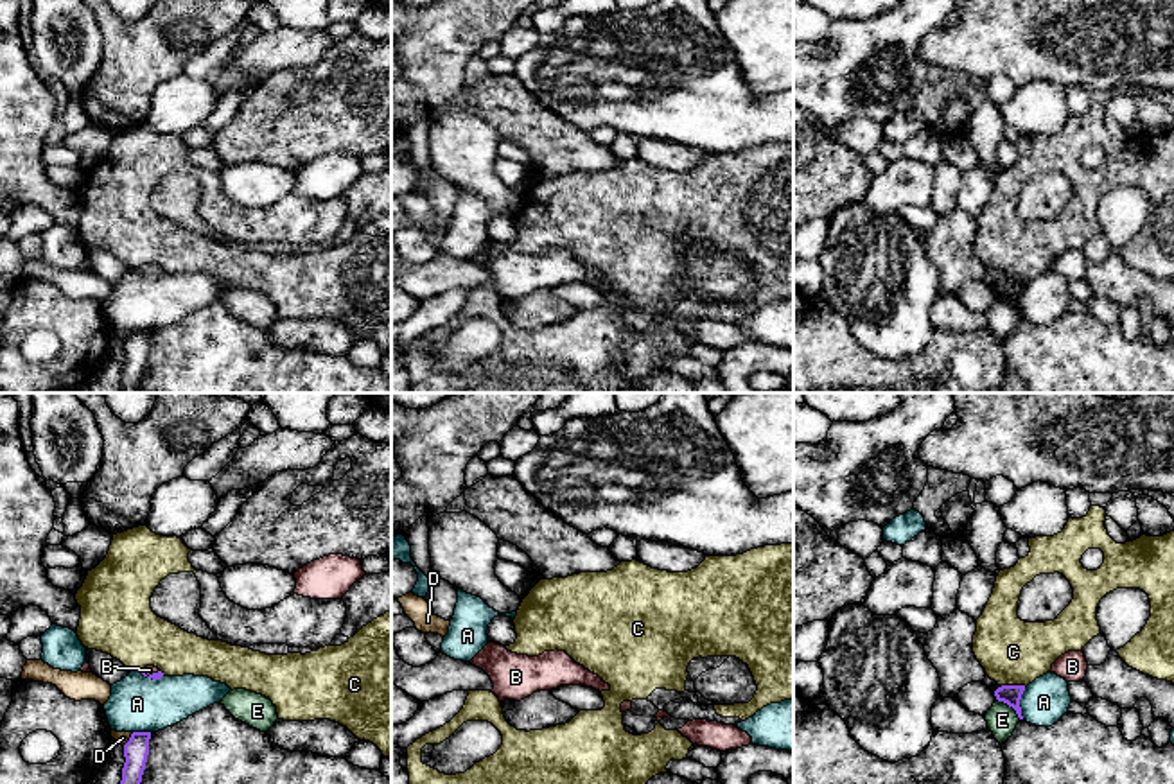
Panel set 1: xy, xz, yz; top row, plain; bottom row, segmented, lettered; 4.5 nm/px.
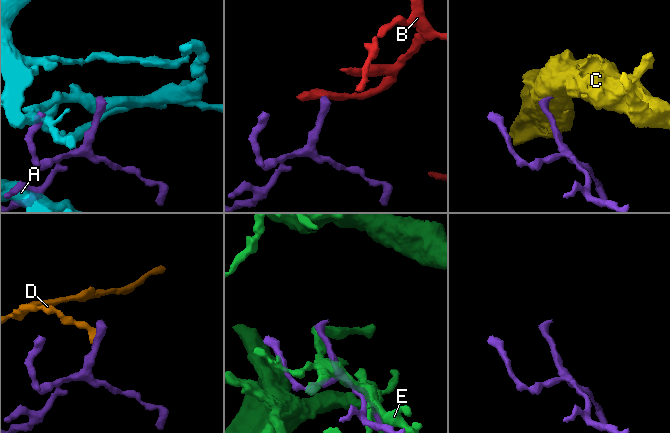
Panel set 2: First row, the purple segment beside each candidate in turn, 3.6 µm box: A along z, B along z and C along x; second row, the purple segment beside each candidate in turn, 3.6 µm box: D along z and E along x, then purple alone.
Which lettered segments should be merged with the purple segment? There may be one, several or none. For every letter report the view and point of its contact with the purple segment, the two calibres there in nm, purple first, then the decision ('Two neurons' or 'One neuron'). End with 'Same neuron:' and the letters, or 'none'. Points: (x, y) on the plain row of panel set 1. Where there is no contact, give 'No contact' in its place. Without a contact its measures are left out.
A: Touches purple at yz (1018, 302). Thickness 90 nm (purple) against 200 nm. Two neurons
B: Touches purple at xy (149, 273). Thickness 40 nm (purple) against 50 nm. One neuron
C: Touches purple at yz (1015, 284). Thickness 90 nm (purple) against 300 nm. Two neurons
D: Touches purple at xy (130, 338). Thickness 110 nm (purple) against 60 nm. Two neurons
E: Touches purple at yz (1009, 304). Thickness 90 nm (purple) against 140 nm. Two neurons
Same neuron: B

